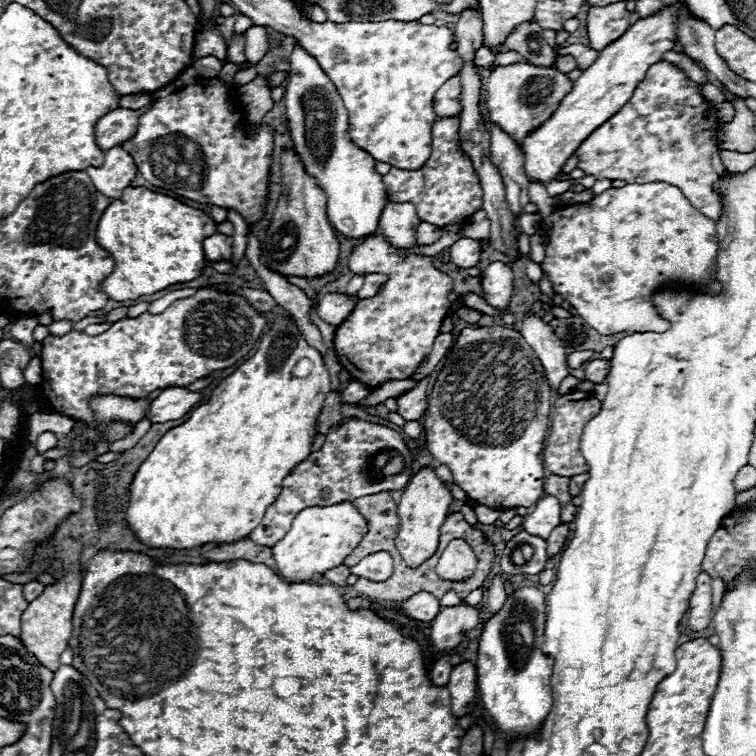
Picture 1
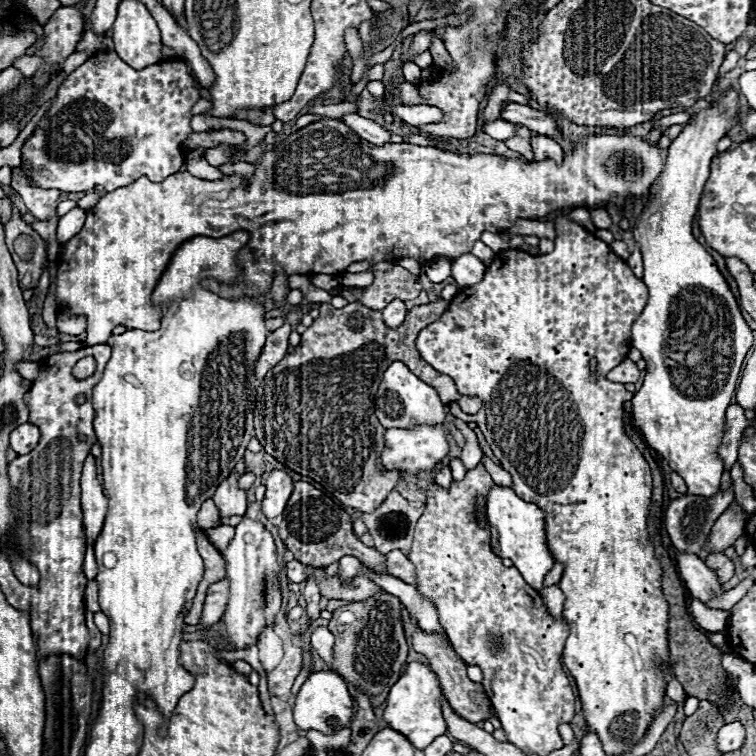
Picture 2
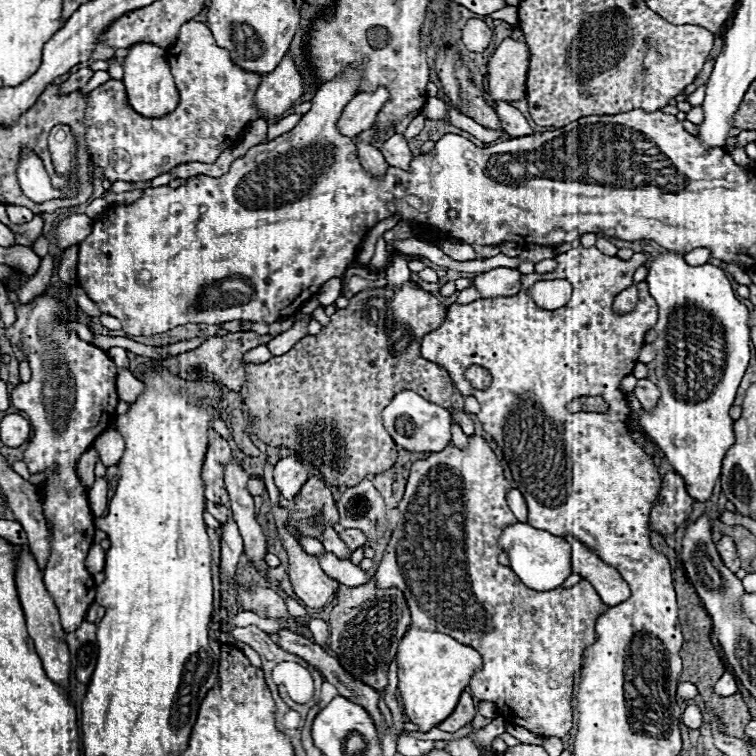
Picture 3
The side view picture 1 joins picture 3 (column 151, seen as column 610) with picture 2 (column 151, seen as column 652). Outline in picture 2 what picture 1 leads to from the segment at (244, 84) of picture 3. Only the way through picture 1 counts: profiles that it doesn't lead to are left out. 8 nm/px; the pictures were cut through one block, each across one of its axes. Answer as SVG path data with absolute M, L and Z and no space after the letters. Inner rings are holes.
M106 52L106 54L94 54L90 56L80 68L76 68L58 88L58 94L54 98L54 104L46 110L46 114L42 116L42 120L36 124L32 136L24 142L24 154L22 154L22 160L24 160L24 168L30 176L32 182L38 184L38 188L44 188L44 190L60 190L60 192L86 192L86 190L92 190L96 186L102 186L106 192L112 192L116 188L122 188L122 186L128 186L132 184L134 180L138 180L140 176L148 176L152 182L160 182L160 180L166 180L168 176L176 174L182 166L184 166L184 156L182 156L182 144L186 142L188 134L192 132L190 130L190 108L194 106L194 102L200 98L200 92L196 88L196 80L192 78L192 70L190 66L184 62L184 60L172 60L172 62L162 62L162 64L152 64L152 66L146 66L142 70L134 70L130 68L124 60L118 58L116 52ZM26 144L34 144L30 148L30 154L34 156L32 160L26 158Z

